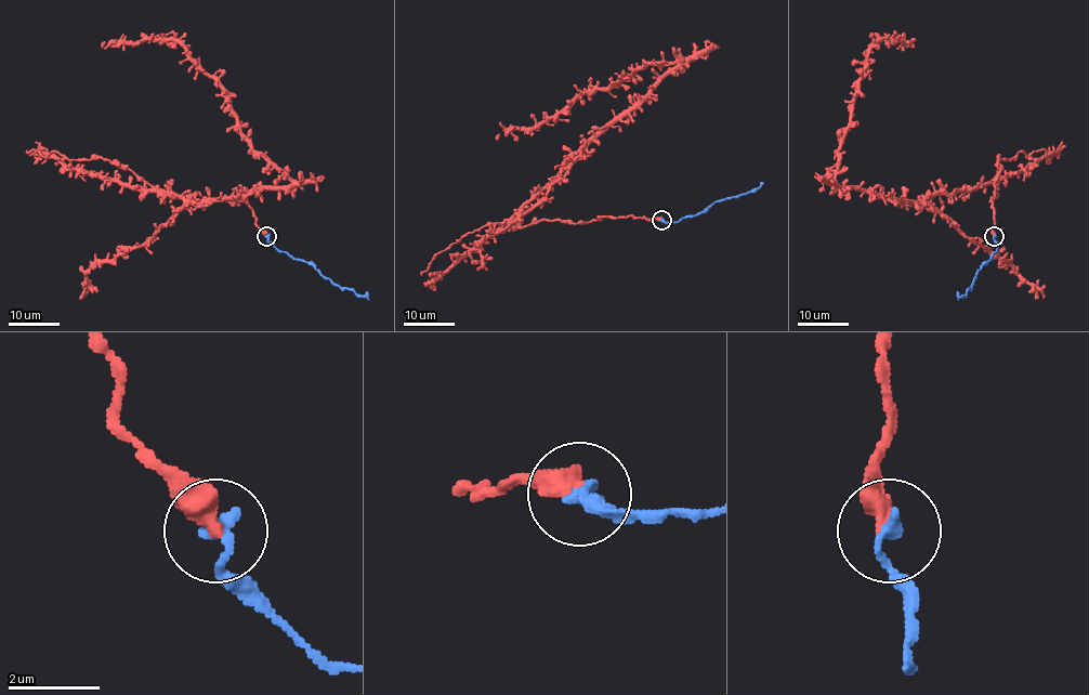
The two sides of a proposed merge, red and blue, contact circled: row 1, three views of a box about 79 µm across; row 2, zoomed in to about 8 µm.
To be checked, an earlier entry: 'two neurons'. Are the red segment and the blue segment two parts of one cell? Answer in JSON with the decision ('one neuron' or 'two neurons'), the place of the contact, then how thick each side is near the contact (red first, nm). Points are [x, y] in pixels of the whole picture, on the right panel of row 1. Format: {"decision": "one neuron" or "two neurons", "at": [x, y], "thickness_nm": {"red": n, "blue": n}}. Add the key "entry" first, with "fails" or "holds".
{"entry": "fails", "decision": "one neuron", "at": [994, 236], "thickness_nm": {"red": 440, "blue": 320}}

